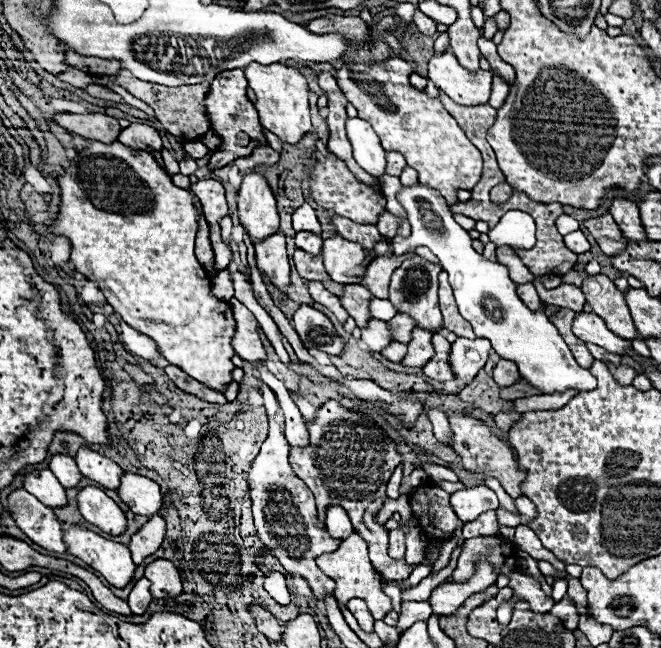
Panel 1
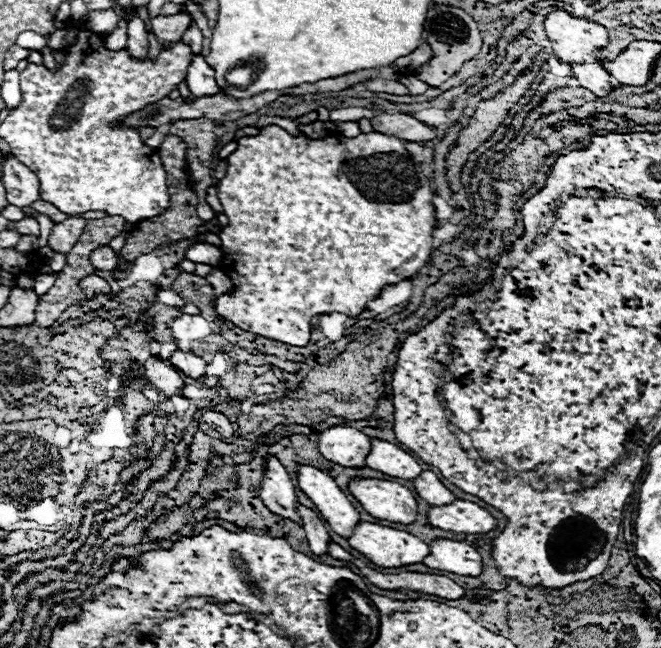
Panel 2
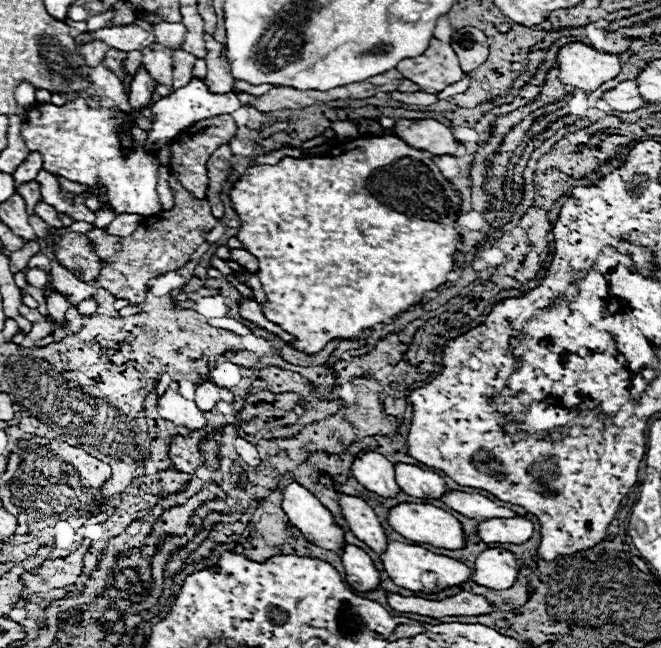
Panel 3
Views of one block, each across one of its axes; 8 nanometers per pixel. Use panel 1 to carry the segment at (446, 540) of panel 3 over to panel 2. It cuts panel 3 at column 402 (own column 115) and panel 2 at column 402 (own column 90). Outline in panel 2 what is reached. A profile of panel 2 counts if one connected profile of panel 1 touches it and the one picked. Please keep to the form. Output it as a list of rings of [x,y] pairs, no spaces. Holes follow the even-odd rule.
[[[352,480],[352,494],[360,500],[362,508],[374,518],[412,524],[418,516],[418,502],[414,494],[388,480]]]

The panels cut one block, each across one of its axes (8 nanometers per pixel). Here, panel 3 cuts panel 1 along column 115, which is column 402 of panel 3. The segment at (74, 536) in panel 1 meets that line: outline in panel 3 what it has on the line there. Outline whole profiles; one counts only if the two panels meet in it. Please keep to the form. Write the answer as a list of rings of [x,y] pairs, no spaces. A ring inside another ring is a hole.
[[[388,540],[386,550],[378,556],[384,564],[386,574],[392,578],[392,582],[402,586],[402,588],[414,590],[414,592],[424,590],[424,588],[428,592],[434,592],[440,590],[443,586],[456,586],[456,584],[466,582],[468,576],[470,576],[470,568],[466,564],[462,564],[454,558],[442,556],[442,554],[434,554],[434,552],[430,552],[426,548],[420,548],[420,546],[398,542],[398,540]],[[422,584],[424,588],[422,588]]]

